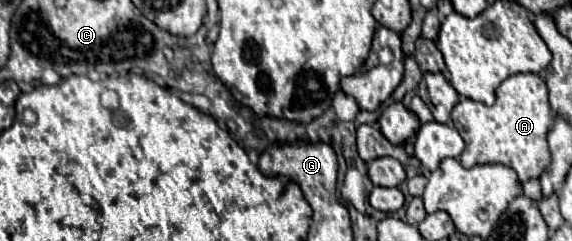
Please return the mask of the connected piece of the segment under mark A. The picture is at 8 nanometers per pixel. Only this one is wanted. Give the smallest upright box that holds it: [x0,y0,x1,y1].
[452,74,552,184]

